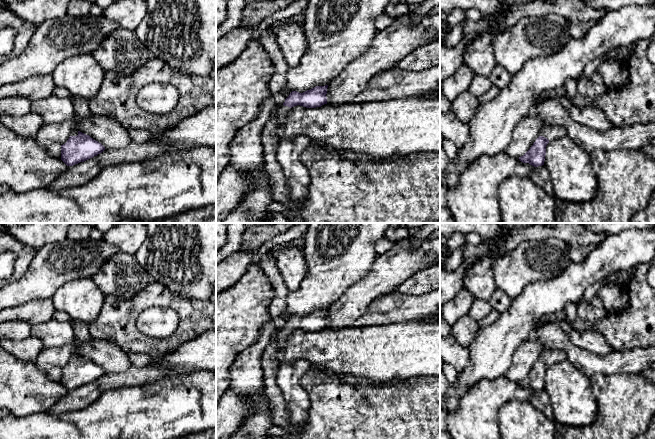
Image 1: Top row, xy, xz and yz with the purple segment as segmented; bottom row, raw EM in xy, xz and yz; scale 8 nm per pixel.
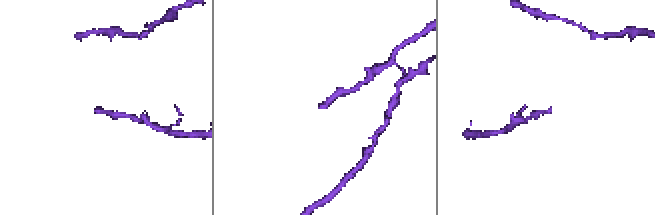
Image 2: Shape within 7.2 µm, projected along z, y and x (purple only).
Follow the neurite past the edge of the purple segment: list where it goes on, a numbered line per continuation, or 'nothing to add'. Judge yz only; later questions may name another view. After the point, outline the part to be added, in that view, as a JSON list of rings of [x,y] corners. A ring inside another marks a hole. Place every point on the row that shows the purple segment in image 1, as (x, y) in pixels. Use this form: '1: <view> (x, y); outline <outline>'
1: yz (552, 133); outline [[[545,125],[539,136],[545,137],[551,142],[567,136],[567,132],[563,127]]]

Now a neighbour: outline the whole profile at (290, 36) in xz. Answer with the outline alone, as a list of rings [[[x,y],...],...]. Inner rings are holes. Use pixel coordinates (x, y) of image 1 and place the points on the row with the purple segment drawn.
[[[289,18],[275,21],[272,26],[287,64],[290,68],[297,67],[308,47],[303,27]]]

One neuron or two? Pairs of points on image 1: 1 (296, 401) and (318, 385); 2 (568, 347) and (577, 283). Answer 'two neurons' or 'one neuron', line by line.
1: two neurons
2: two neurons

